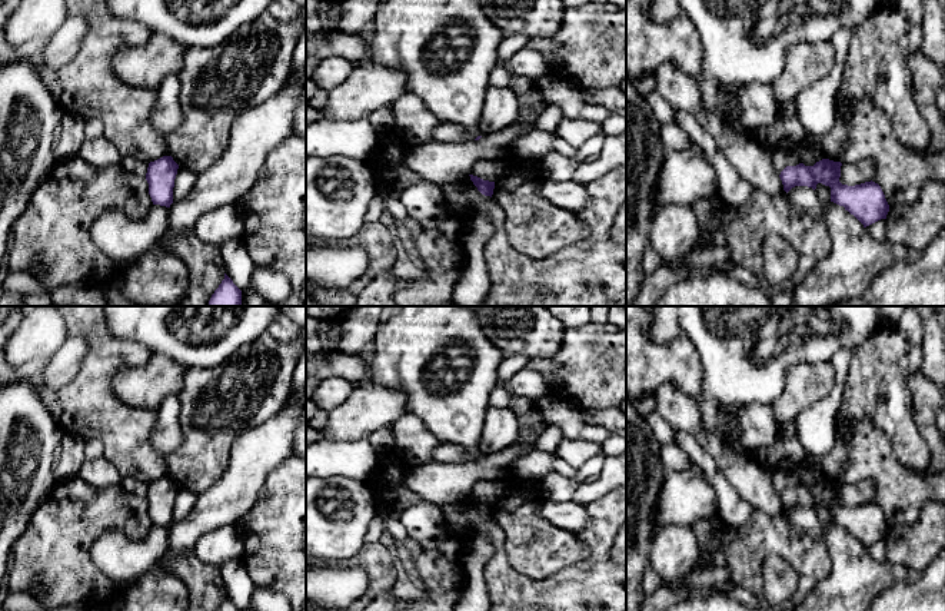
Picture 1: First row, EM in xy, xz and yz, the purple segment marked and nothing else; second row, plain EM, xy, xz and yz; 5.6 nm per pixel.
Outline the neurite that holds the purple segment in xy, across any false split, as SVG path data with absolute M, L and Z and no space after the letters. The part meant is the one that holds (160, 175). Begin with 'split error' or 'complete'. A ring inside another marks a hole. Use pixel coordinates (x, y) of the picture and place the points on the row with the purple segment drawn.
complete; M163 156L149 163L146 180L153 205L170 207L179 165L172 156Z

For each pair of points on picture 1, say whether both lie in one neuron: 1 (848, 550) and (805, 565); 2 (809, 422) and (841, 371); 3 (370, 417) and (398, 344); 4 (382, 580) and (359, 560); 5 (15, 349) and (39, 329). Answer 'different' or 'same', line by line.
1: different
2: same
3: different
4: same
5: same

